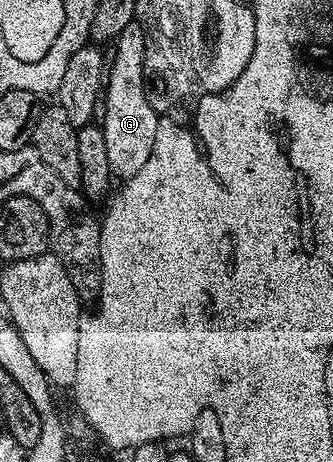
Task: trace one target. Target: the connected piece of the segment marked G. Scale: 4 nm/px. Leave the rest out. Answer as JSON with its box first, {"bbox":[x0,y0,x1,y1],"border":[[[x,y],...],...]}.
{"bbox":[100,21,160,180],"border":[[[137,21],[130,22],[128,28],[124,28],[124,32],[114,39],[112,49],[114,58],[112,54],[104,79],[104,109],[100,114],[100,125],[108,148],[111,175],[125,180],[136,176],[136,172],[144,168],[148,156],[152,156],[160,115],[152,105],[146,81],[146,30]]]}

